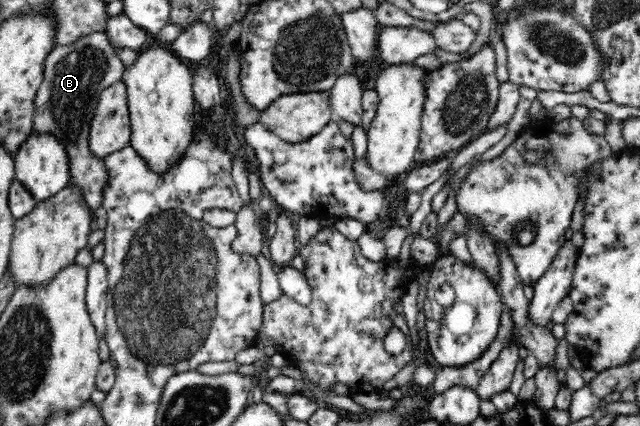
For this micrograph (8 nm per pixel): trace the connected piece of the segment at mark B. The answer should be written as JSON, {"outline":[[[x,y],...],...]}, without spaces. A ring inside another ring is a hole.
{"outline":[[[92,31],[76,42],[57,44],[55,50],[48,56],[45,63],[45,78],[43,85],[39,88],[35,99],[36,113],[34,118],[33,130],[52,131],[63,142],[68,151],[71,162],[71,183],[80,186],[86,195],[86,202],[92,209],[102,205],[104,192],[110,185],[110,172],[104,161],[94,158],[88,148],[88,133],[94,112],[96,112],[97,99],[100,98],[100,91],[121,82],[123,72],[123,62],[115,54],[115,48],[107,38],[107,34],[102,31]]]}

